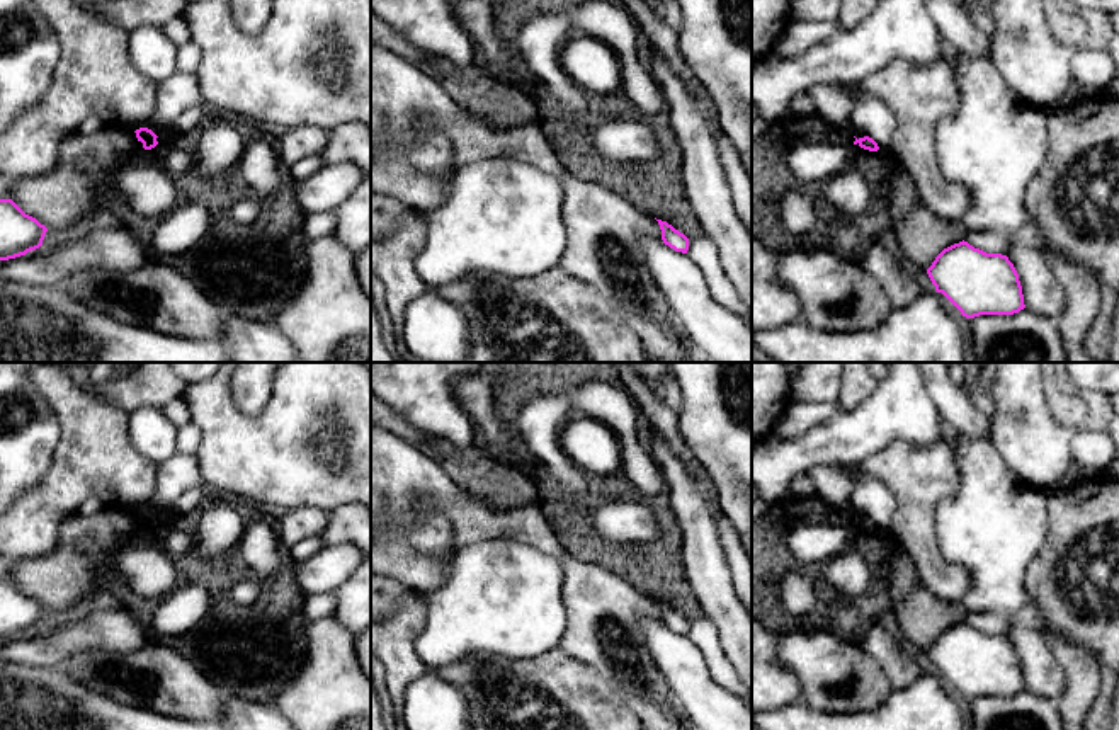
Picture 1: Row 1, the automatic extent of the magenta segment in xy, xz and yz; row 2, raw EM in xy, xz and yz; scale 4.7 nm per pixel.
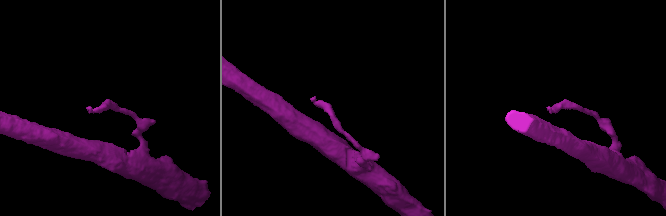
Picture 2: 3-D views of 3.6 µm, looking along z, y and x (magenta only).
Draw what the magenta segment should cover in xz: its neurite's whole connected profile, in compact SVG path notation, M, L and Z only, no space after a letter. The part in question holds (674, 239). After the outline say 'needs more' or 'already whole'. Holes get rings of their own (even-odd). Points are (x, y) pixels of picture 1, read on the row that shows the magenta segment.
M656 220L656 221L662 230L663 243L673 248L675 252L687 254L689 238L684 233L680 233L679 230L675 230L672 225L668 225L667 221L662 221L662 220Z | already whole

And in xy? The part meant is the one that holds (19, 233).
M0 199L0 260L15 259L43 245L48 228L12 199Z | already whole

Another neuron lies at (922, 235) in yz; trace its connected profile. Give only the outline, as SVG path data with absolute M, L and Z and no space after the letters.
M900 165L888 172L884 201L889 228L903 255L920 269L927 271L944 248L963 242L968 233L961 221L934 214L922 201L910 174Z

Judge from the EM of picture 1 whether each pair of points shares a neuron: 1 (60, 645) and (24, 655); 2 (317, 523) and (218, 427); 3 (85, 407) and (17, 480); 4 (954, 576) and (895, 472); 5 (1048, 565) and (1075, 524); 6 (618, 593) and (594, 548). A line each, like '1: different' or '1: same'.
1: same
2: different
3: different
4: same
5: same
6: different

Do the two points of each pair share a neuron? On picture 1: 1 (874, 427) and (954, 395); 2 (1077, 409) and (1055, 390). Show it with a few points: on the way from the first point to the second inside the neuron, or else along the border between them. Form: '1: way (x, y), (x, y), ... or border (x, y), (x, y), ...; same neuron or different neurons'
1: border (922, 380), (931, 402), (942, 419); different neurons
2: way (1072, 407), (1060, 395); same neuron

